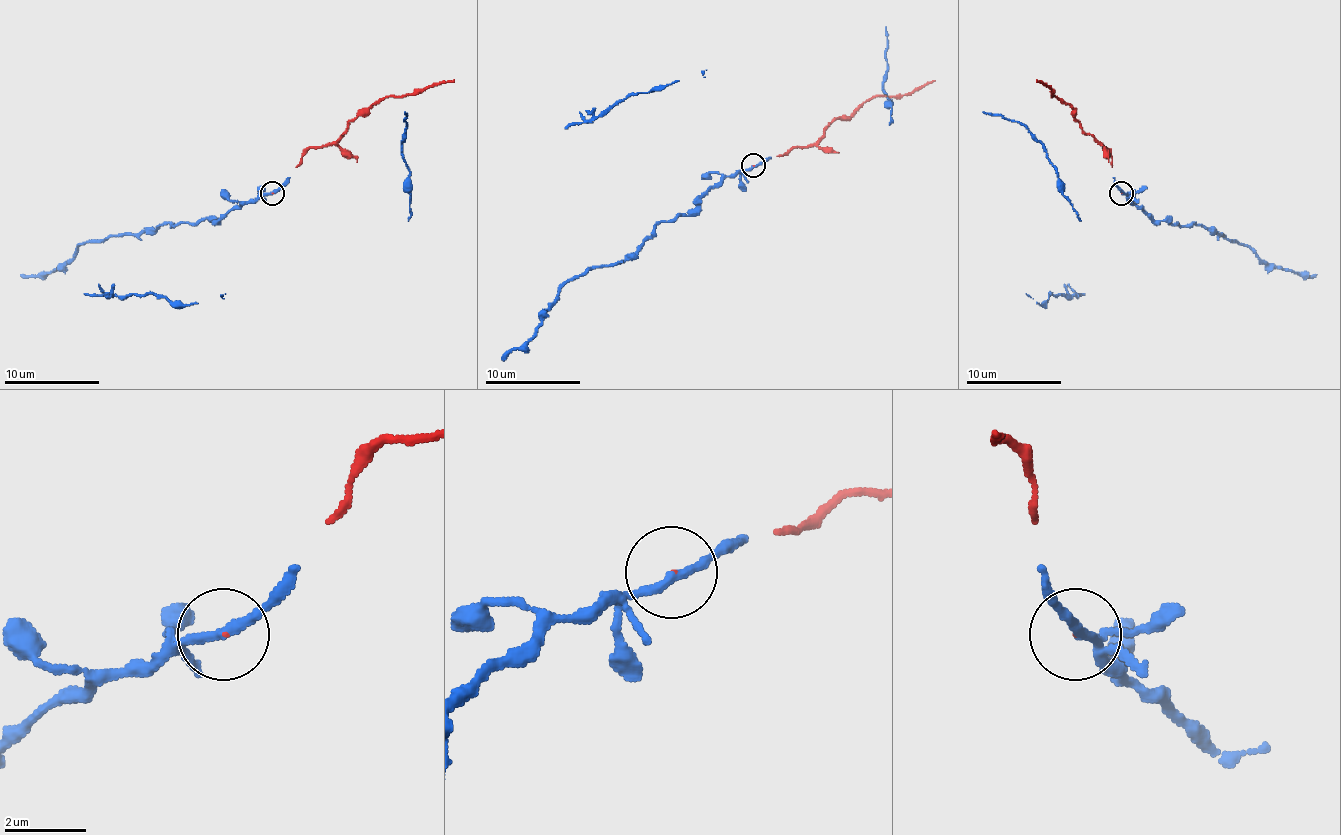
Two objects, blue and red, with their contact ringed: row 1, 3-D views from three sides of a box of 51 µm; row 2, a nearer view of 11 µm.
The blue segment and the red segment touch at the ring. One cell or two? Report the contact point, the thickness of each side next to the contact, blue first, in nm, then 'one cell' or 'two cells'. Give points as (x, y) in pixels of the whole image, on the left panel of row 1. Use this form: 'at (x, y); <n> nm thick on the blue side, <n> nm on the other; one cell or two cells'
at (272, 193); 240 nm thick on the blue side, 30 nm on the other; one cell

